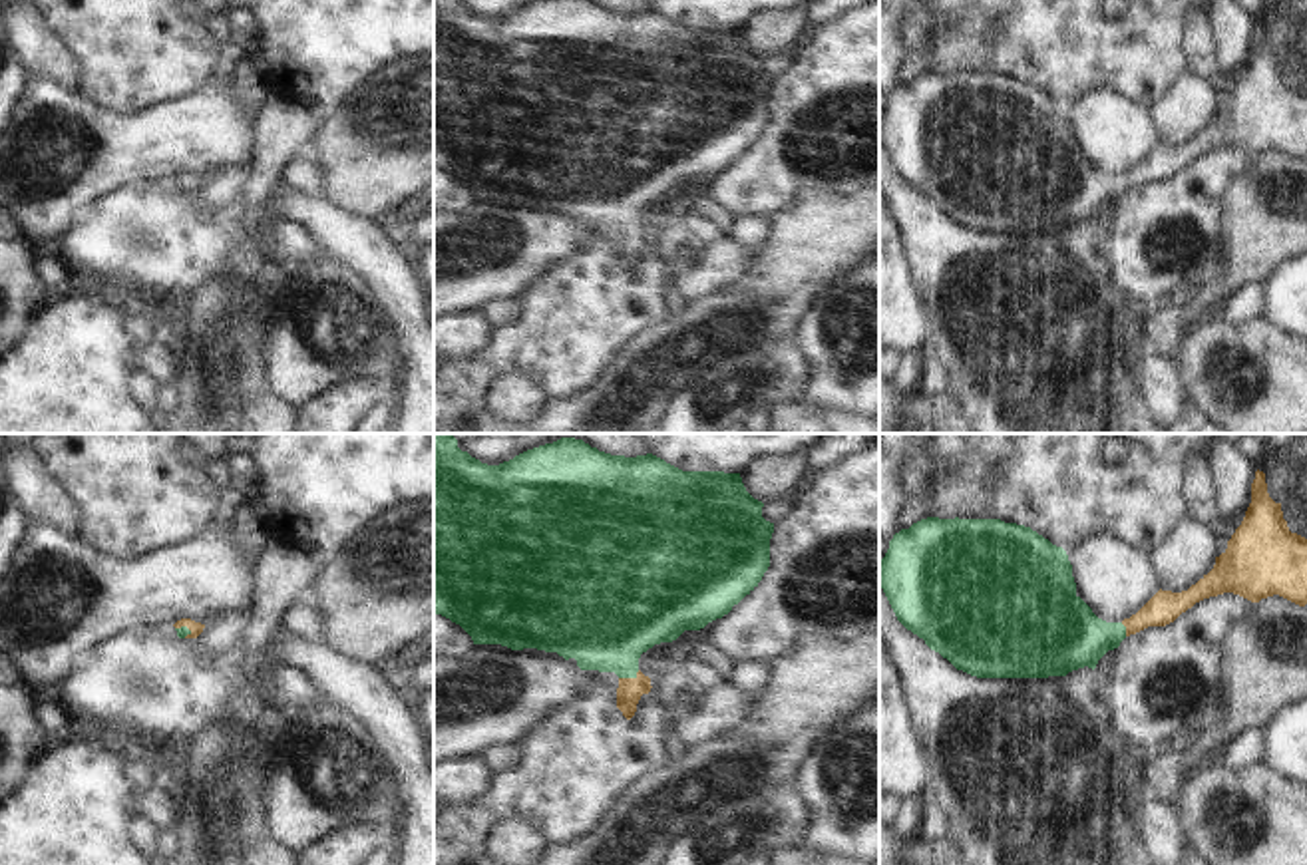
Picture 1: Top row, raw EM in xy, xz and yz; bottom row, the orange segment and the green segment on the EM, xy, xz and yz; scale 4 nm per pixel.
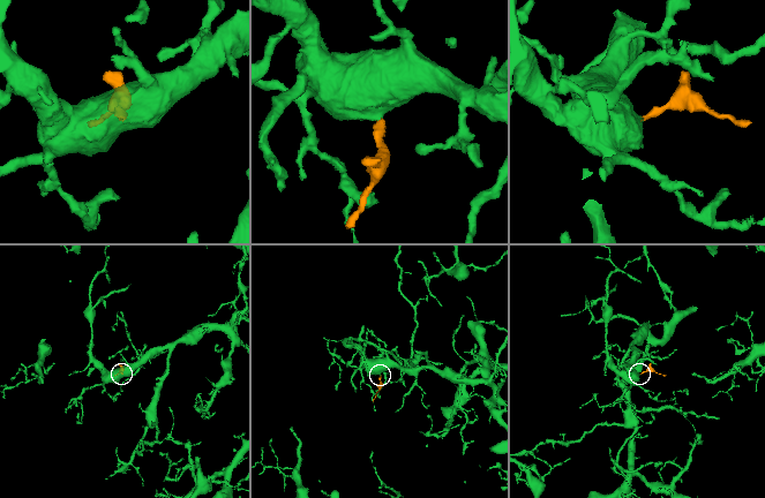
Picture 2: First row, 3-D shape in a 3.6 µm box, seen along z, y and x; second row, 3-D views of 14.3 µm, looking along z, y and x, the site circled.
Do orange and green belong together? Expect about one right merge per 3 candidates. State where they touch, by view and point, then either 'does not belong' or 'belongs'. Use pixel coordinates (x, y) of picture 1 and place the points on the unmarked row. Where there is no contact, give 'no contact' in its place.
xz (629, 233) | belongs

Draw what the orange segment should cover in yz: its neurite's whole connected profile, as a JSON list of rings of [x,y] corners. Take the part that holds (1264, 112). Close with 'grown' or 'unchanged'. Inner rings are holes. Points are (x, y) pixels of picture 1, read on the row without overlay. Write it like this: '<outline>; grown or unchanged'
[[[1255,26],[1251,58],[1241,80],[1215,111],[1214,123],[1188,145],[1158,145],[1136,169],[1106,177],[1076,149],[1072,119],[1062,101],[1030,82],[1001,74],[927,72],[901,84],[879,115],[881,143],[897,175],[977,233],[1048,233],[1096,223],[1120,197],[1148,181],[1166,181],[1196,157],[1223,147],[1251,157],[1279,149],[1307,159],[1307,93],[1291,87],[1281,58],[1267,48],[1265,28]]]; grown

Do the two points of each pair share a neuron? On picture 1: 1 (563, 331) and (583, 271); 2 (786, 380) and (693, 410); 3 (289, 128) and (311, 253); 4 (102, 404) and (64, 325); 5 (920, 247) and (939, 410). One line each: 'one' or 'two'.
1: one
2: one
3: two
4: one
5: two

